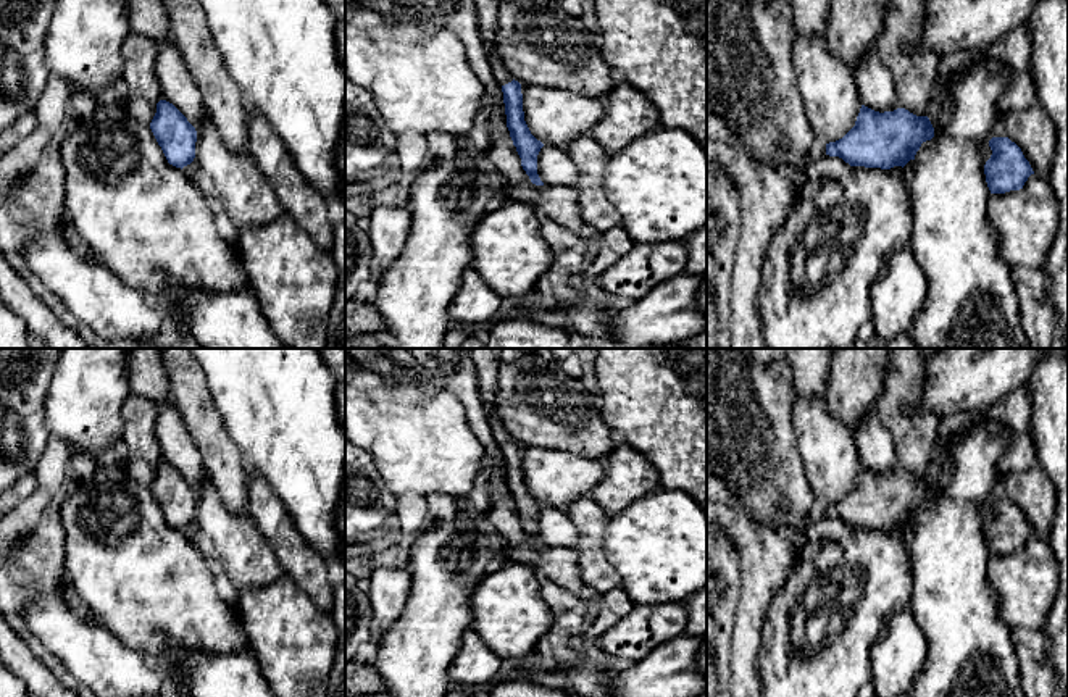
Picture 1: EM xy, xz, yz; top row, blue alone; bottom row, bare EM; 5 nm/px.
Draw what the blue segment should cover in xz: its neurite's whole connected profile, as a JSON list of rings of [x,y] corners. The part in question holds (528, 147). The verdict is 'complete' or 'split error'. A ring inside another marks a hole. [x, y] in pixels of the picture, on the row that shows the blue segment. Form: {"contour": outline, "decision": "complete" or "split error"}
{"contour": [[[474,0],[478,10],[479,34],[482,44],[487,48],[492,74],[503,92],[507,127],[521,158],[521,166],[532,184],[544,186],[537,174],[537,155],[544,144],[531,134],[524,121],[521,84],[507,73],[500,58],[492,50],[494,29],[499,19],[500,2],[502,0]]], "decision": "split error"}

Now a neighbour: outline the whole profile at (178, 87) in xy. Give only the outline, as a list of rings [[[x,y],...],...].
[[[173,40],[155,42],[155,71],[160,81],[161,100],[173,103],[197,129],[207,115],[198,87]]]

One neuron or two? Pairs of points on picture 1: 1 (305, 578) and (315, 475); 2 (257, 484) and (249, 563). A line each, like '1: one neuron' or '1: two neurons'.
1: two neurons
2: one neuron

